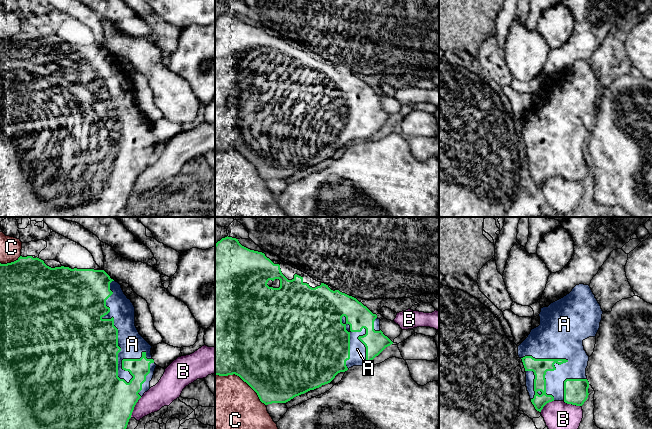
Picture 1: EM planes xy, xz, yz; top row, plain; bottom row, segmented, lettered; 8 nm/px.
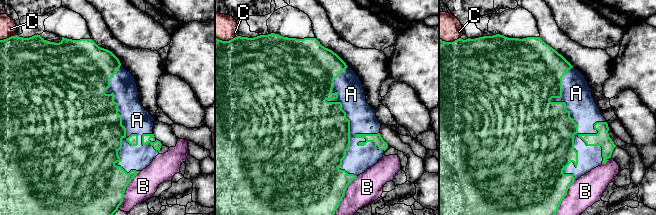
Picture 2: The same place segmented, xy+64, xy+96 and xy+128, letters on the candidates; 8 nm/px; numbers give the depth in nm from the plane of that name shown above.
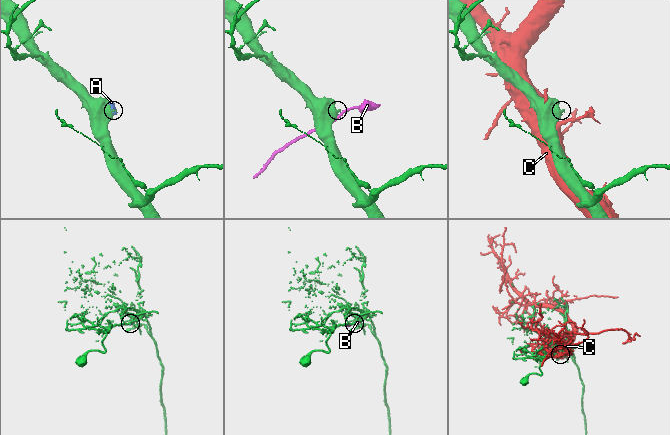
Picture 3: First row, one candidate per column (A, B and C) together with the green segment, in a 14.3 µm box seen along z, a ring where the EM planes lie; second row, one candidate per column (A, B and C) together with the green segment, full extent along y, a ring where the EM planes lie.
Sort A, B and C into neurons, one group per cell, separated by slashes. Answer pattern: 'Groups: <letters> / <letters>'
Groups: A / B / C

